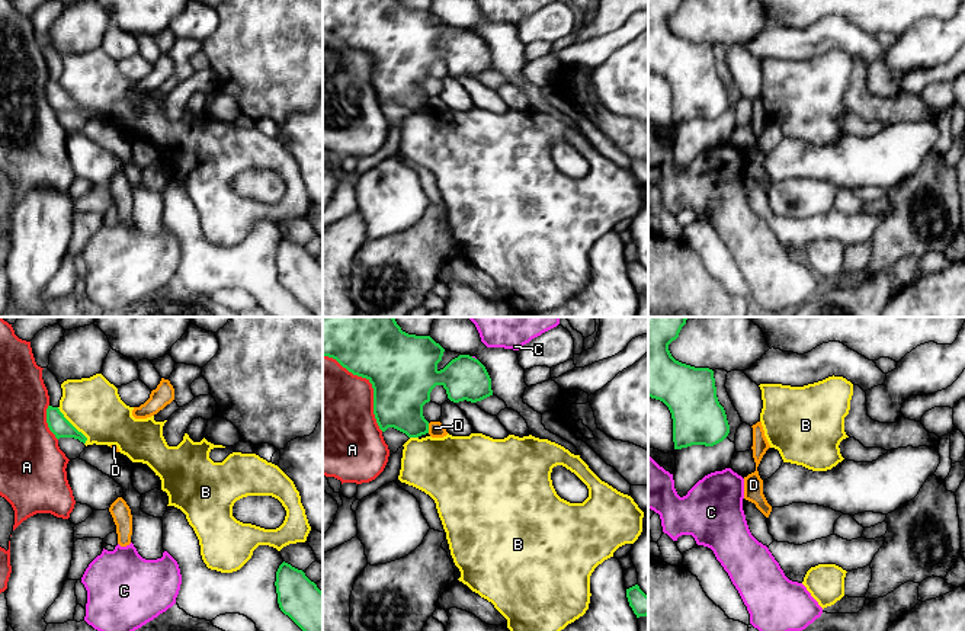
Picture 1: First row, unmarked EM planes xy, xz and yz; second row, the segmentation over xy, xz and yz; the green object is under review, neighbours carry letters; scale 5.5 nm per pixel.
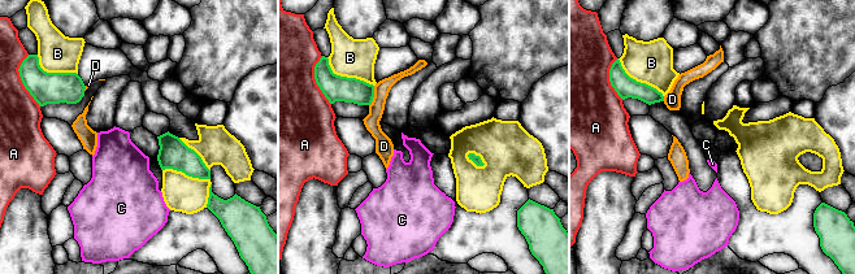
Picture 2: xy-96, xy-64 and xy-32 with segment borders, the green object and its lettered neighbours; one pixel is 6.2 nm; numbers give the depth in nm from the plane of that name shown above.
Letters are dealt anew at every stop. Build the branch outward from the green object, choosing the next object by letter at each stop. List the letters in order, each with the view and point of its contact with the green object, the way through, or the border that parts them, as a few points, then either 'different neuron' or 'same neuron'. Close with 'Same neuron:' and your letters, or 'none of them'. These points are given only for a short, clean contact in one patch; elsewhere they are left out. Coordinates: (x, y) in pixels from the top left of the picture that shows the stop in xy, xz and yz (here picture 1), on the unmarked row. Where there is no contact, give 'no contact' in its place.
A: contact xz (371, 57); different neuron
B: contact xy (73, 101); different neuron
C: contact xz (474, 32); different neuron
D: contact xz (428, 102); border xz (428, 98), (429, 106); different neuron
Same neuron: none of them

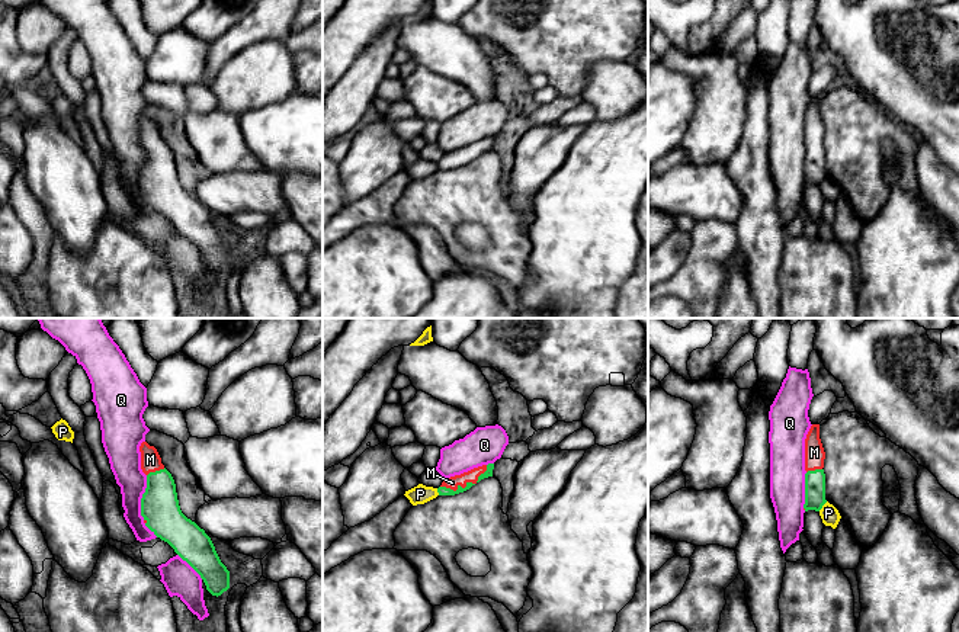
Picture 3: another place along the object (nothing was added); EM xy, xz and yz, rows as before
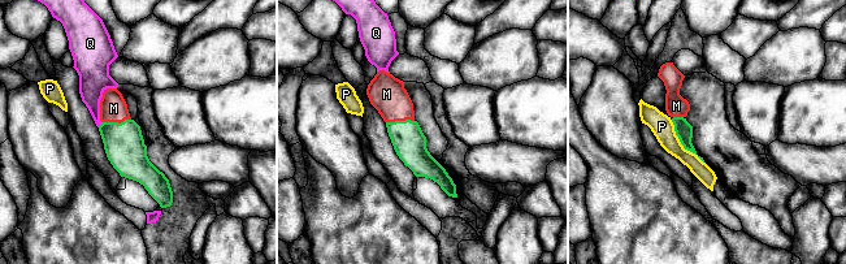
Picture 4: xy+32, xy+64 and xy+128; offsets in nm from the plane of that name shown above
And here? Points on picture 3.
M: contact xz (467, 160); same neuron
P: contact yz (823, 179); different neuron
Q: contact xy (143, 172); different neuron
Same neuron: M

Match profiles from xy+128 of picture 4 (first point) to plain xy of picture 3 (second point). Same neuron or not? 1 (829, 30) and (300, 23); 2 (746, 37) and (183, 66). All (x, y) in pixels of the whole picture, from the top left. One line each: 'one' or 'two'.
1: two
2: one

